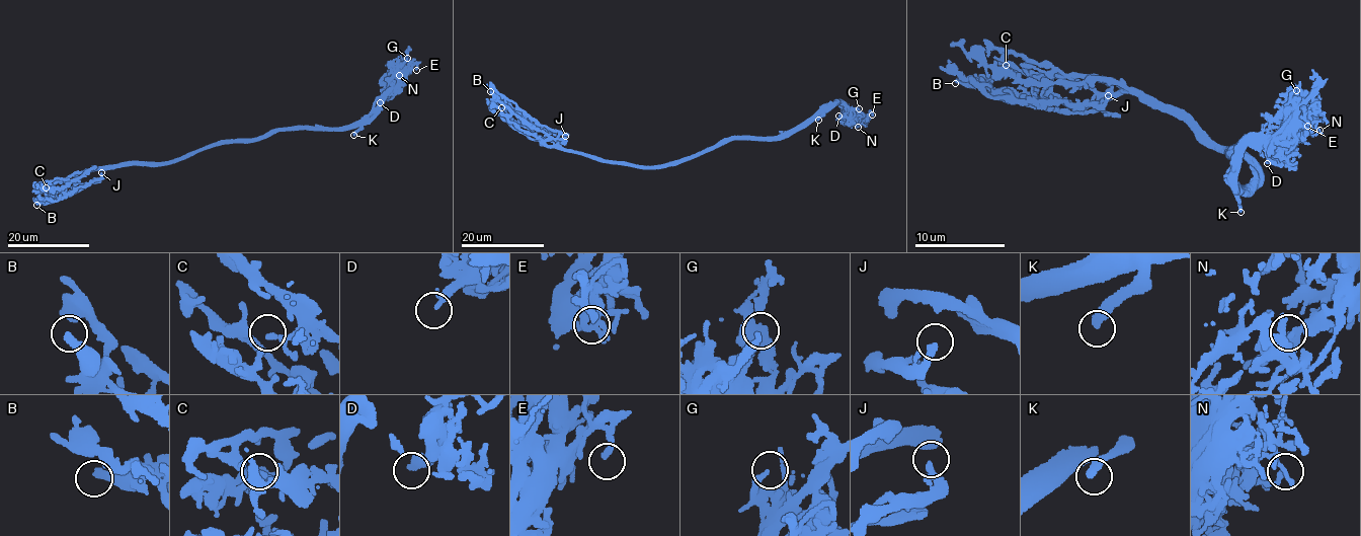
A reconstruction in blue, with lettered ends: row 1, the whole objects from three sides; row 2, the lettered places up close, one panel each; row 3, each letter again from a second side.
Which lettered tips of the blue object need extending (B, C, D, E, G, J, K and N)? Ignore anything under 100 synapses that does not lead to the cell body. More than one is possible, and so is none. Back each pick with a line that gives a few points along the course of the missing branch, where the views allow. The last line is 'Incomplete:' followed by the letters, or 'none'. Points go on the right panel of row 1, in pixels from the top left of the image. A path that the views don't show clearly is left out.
Incomplete: K

